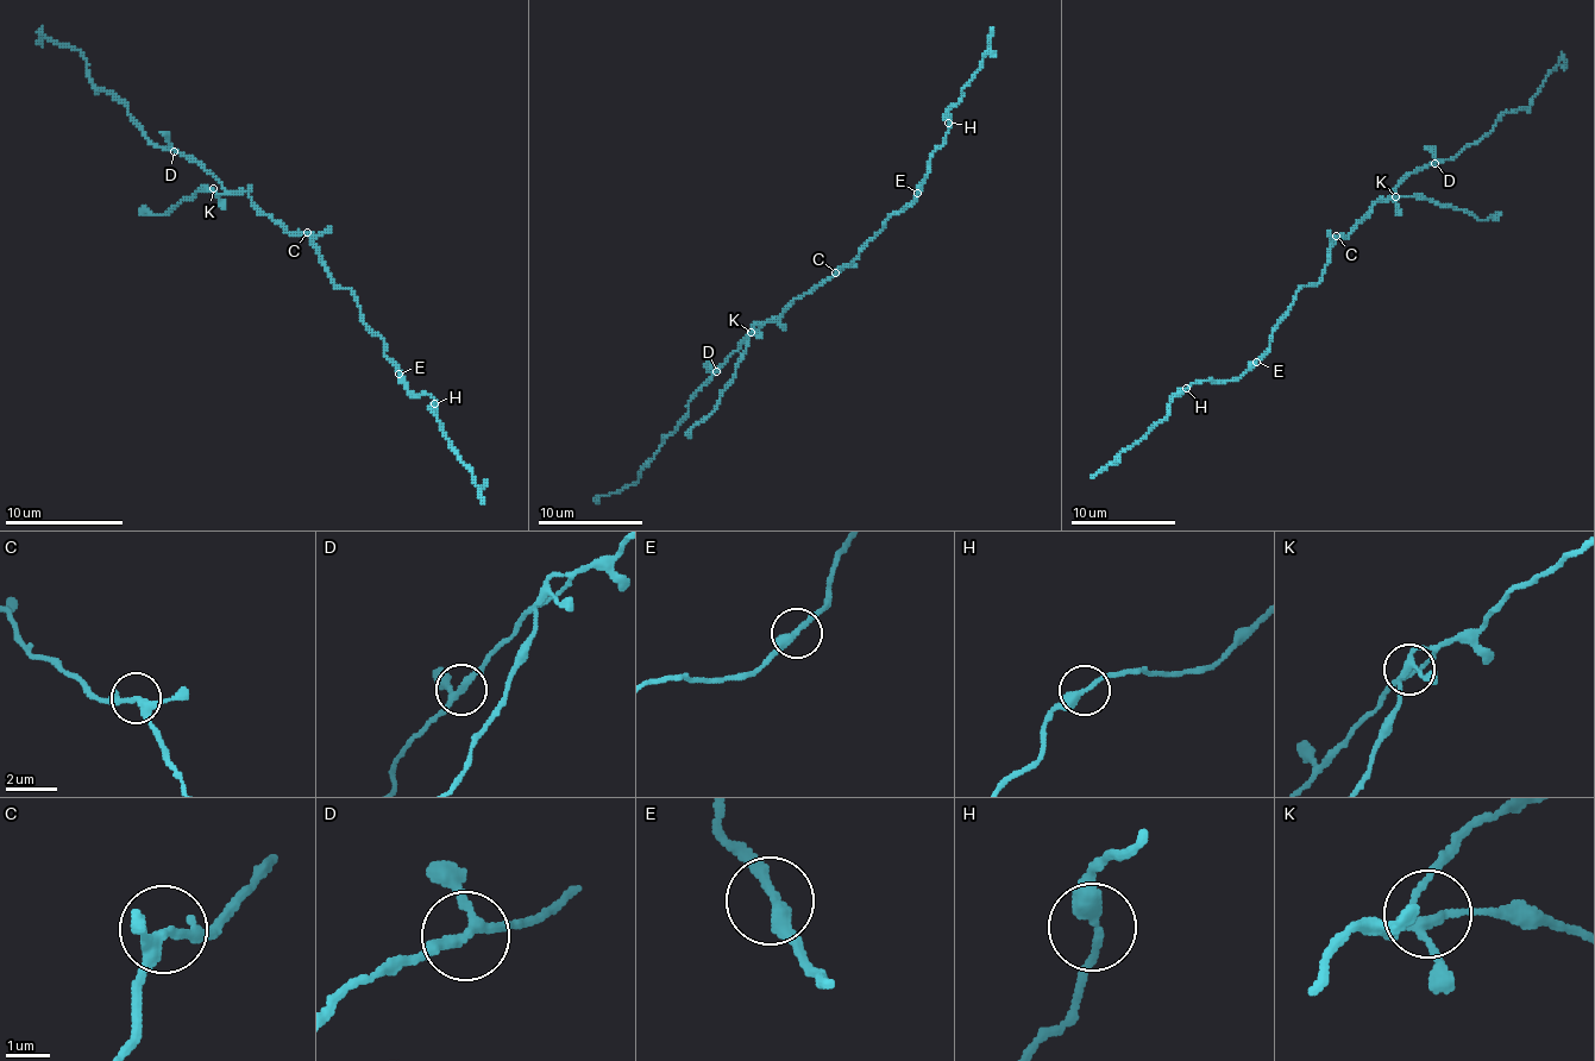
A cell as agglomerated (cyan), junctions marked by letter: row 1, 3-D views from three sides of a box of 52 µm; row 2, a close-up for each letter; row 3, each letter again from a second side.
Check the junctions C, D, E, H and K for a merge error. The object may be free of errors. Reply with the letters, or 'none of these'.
none of these

